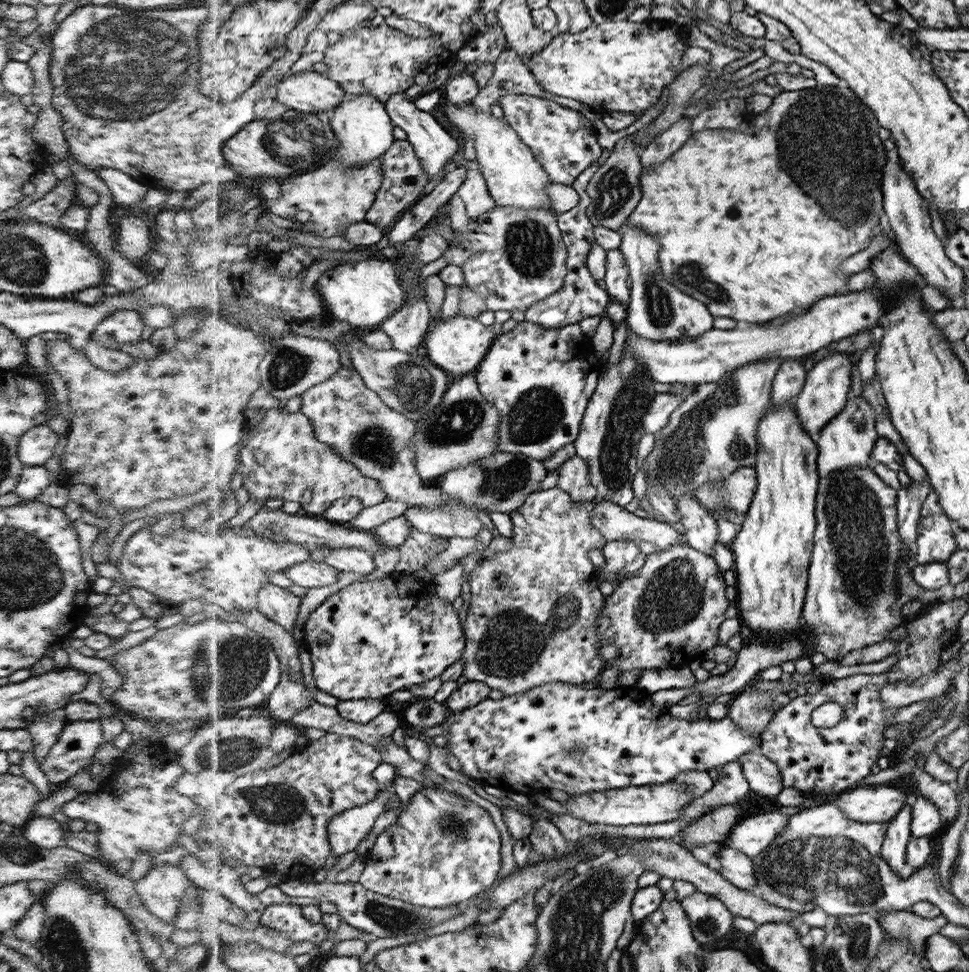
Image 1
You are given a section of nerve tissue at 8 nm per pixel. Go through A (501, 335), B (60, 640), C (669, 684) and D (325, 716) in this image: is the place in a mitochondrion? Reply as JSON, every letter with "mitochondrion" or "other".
{"A":"other","B":"other","C":"other","D":"other"}

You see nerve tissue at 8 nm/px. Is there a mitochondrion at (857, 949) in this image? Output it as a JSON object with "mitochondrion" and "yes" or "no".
{"mitochondrion":"yes"}

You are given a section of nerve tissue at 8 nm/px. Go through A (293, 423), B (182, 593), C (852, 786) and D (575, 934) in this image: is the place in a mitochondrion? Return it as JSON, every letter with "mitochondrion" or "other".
{"A":"other","B":"other","C":"other","D":"mitochondrion"}

